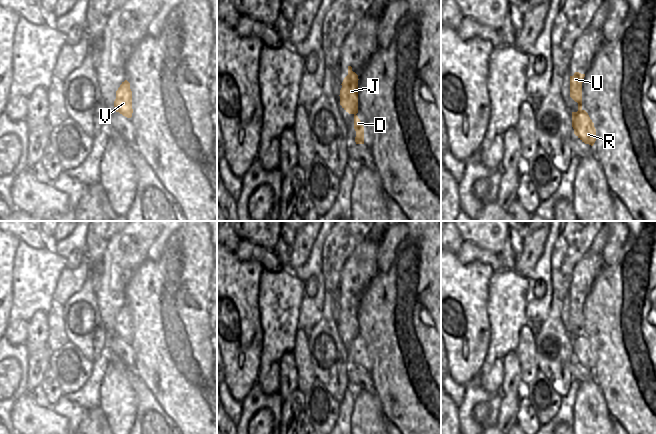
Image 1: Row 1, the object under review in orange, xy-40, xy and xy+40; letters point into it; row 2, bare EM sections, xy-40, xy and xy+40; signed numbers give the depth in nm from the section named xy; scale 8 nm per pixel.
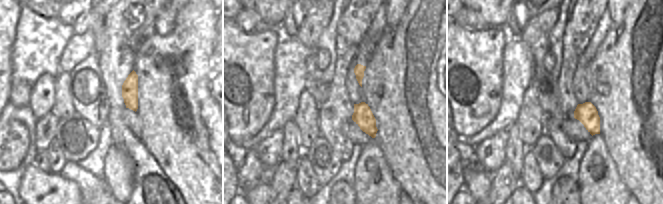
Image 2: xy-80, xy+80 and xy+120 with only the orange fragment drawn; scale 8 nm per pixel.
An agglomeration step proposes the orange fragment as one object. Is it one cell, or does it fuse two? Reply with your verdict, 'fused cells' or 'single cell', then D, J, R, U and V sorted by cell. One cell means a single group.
single cell; D J R U V

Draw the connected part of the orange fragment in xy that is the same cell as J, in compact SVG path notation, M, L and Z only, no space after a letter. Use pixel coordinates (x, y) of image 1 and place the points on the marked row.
M348 66L348 75L342 82L340 90L340 105L349 114L354 115L354 129L356 144L364 144L364 127L356 115L358 113L358 75Z

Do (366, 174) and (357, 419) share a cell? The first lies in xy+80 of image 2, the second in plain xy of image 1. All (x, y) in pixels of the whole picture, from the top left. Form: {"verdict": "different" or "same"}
{"verdict": "same"}

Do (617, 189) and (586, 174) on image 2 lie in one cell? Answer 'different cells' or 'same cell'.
same cell

